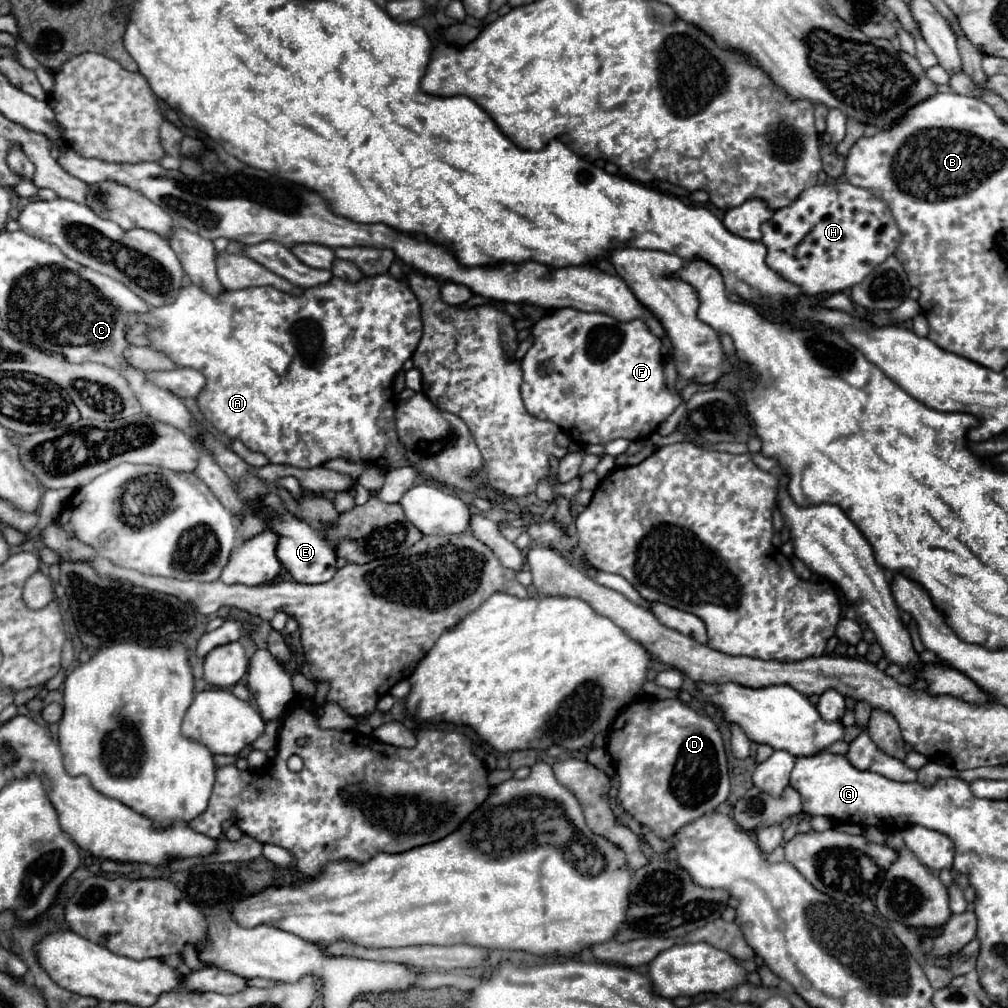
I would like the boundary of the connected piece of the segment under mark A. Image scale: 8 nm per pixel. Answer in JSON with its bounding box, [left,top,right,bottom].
[137,275,421,469]

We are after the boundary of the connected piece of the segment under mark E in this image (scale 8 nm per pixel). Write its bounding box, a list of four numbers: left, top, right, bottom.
[265,491,337,583]

